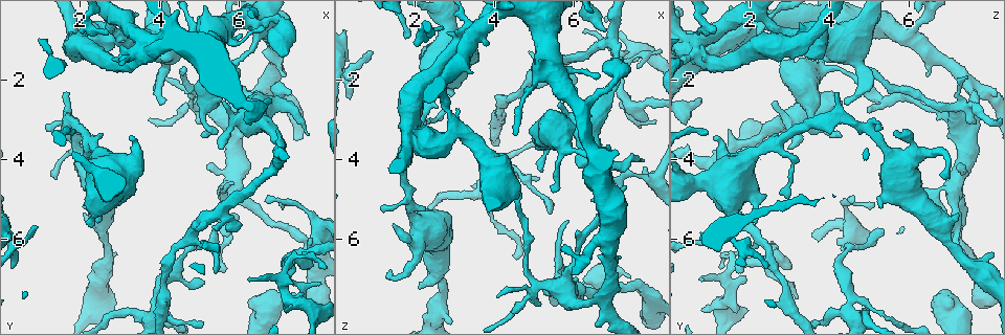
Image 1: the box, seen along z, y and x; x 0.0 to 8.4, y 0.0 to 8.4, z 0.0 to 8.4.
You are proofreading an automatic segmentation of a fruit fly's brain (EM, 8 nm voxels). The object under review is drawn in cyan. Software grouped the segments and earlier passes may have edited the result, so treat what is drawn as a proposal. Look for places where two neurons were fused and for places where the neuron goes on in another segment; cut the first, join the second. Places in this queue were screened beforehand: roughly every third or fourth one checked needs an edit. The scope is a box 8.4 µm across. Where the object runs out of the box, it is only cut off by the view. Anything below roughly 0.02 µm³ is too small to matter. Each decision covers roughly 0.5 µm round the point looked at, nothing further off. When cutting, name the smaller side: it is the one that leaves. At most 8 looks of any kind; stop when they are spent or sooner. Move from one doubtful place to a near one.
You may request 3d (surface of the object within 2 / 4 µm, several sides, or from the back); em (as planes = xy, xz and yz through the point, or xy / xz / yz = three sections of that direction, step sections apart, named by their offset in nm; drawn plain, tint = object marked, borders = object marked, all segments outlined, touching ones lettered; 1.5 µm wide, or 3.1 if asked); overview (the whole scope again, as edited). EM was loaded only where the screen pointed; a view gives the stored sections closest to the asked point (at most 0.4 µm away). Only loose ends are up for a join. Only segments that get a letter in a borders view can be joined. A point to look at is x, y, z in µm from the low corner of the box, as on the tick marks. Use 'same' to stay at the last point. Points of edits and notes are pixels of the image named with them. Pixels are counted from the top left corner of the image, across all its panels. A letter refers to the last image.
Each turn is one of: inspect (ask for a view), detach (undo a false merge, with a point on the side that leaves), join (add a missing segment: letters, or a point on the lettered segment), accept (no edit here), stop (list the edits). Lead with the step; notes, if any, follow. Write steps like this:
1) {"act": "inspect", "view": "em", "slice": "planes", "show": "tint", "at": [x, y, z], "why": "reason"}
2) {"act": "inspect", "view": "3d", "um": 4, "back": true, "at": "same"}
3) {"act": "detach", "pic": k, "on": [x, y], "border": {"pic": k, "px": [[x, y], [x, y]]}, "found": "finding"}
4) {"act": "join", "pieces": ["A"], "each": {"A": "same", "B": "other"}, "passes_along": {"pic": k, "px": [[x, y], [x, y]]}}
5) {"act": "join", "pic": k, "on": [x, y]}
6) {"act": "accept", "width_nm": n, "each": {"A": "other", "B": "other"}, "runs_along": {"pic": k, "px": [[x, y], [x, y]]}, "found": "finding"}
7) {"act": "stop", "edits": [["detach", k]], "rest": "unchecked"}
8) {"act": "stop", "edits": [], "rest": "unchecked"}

{"act": "inspect", "view": "3d", "um": 4, "at": [1.60, 2.30, 4.15], "why": "free end"}

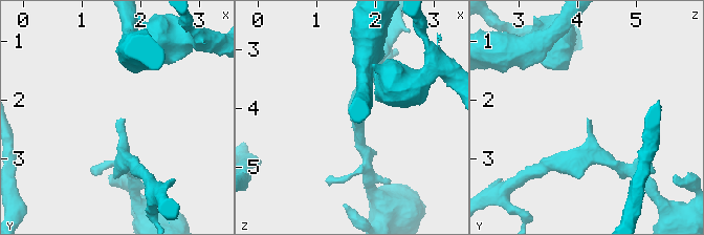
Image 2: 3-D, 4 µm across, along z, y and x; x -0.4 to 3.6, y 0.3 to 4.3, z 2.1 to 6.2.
{"act": "inspect", "view": "em", "slice": "xy", "step": 8, "show": "borders", "at": [1.65, 2.35, 4.15]}

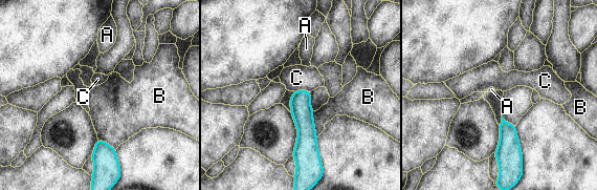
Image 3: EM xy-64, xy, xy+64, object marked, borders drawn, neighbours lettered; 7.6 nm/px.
{"act": "inspect", "view": "em", "slice": "planes", "show": "borders", "at": "same"}

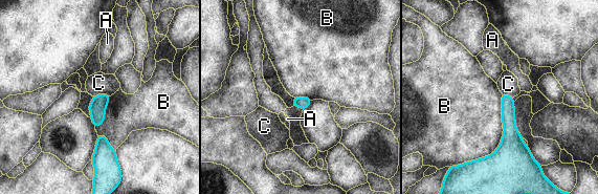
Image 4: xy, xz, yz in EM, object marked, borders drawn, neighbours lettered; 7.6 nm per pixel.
{"act": "accept", "each": {"A": "other", "B": "other", "C": "other"}, "border": {"pic": 4, "px": [[502, 93], [500, 145], [466, 162]]}, "found": "none of them fits"}

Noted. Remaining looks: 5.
{"act": "inspect", "view": "3d", "um": 2, "back": true, "at": [6.95, 4.05, 1.00], "why": "abrupt turn"}

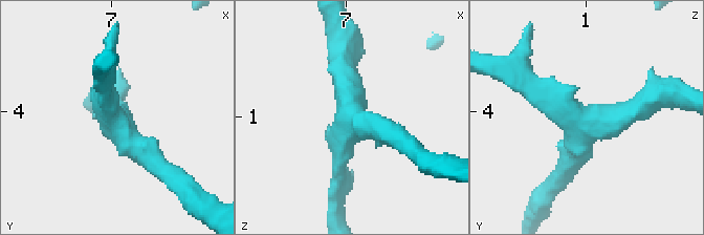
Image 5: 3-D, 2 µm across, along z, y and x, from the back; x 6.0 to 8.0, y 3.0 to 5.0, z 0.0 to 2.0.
{"act": "inspect", "view": "em", "slice": "planes", "show": "plain", "at": [6.92, 4.12, 1.04], "arms": 3, "arm_widths_nm": [190, 200, 240]}

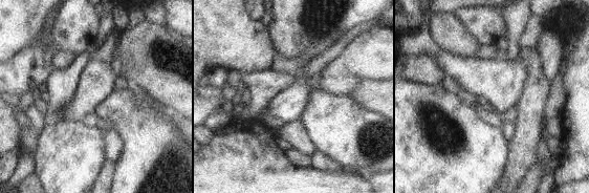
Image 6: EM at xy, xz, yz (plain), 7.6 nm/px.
{"act": "inspect", "view": "em", "slice": "planes", "show": "borders", "at": "same"}

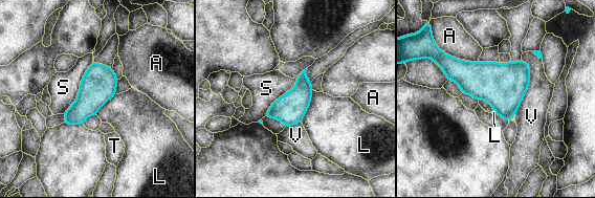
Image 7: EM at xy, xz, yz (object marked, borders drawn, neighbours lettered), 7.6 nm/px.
{"act": "accept", "each": {"A": "other", "L": "other", "S": "other", "T": "other", "V": "other"}, "border": {"pic": 7, "px": [[92, 61], [75, 101], [63, 113]]}, "found": "all the same neuron"}

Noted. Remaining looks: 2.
{"act": "inspect", "view": "3d", "um": 4, "at": [4.20, 2.45, 4.40], "why": "an open end"}

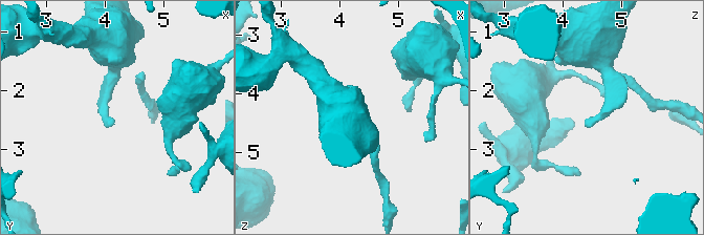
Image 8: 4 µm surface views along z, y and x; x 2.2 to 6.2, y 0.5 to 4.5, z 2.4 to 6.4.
{"act": "inspect", "view": "em", "slice": "planes", "show": "borders", "at": [4.15, 2.50, 4.40], "why": "now the EM"}

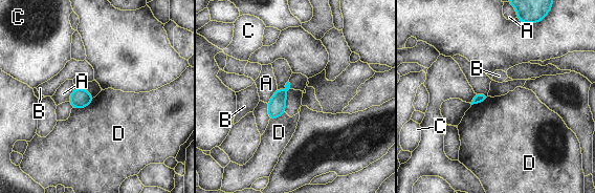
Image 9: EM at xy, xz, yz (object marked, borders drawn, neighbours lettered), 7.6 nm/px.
{"act": "accept", "each": {"A": "other", "B": "other", "C": "other", "D": "other"}, "found": "none of them fits"}

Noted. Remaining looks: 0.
{"act": "stop", "edits": [], "rest": "unchecked"}

